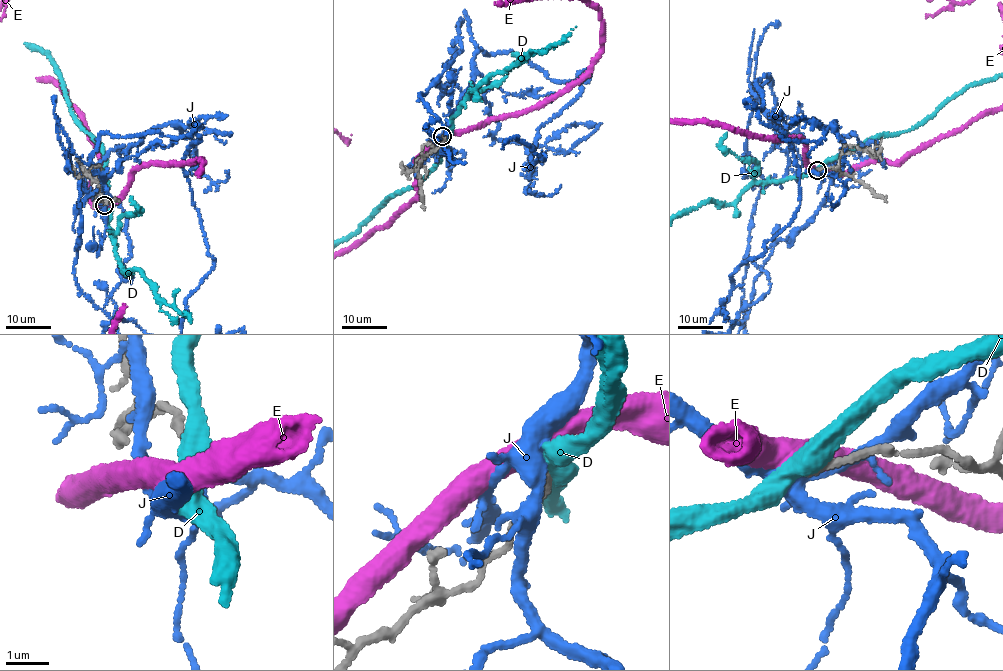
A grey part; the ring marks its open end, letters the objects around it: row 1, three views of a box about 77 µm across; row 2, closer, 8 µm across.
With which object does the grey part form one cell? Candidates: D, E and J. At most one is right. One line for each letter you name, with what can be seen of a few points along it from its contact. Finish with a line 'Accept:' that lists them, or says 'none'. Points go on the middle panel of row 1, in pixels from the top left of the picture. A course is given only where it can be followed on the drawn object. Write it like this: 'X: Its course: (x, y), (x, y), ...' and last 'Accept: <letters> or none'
Accept: none

